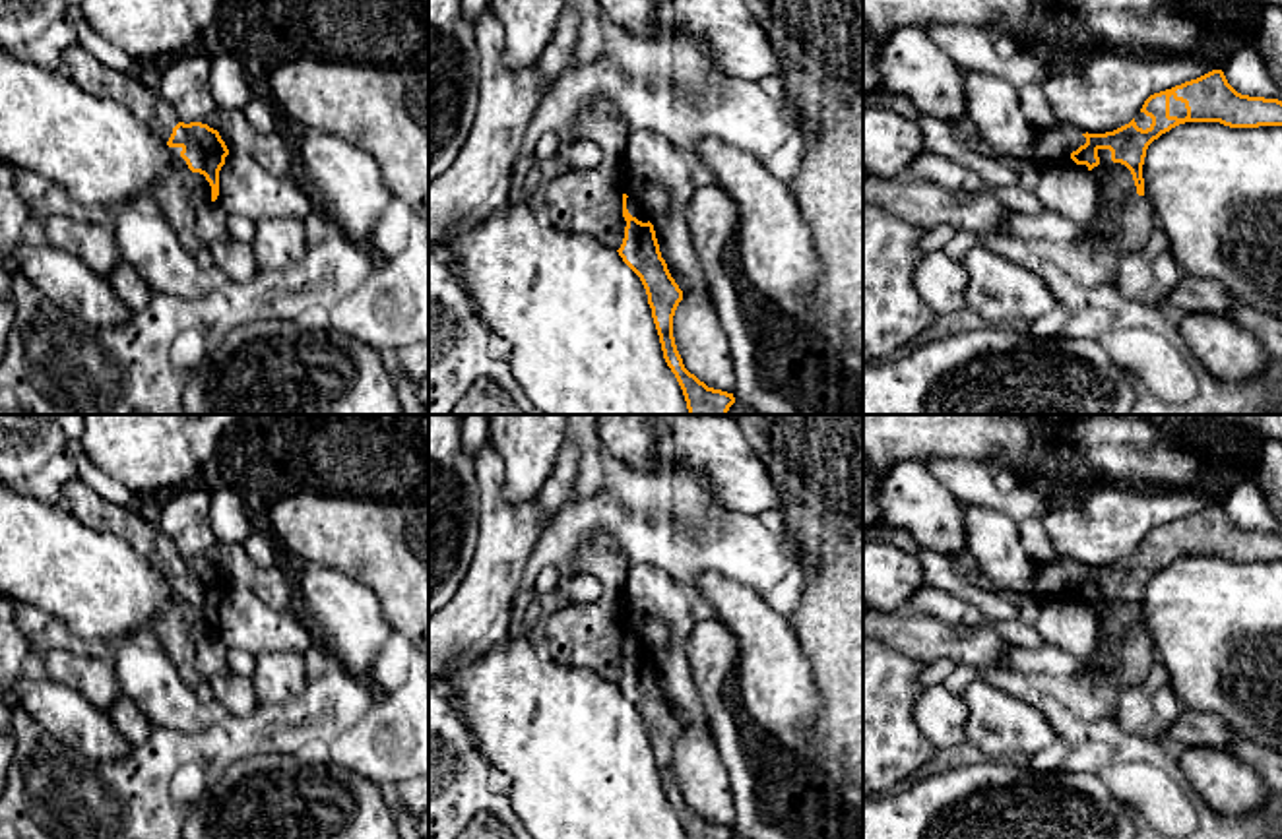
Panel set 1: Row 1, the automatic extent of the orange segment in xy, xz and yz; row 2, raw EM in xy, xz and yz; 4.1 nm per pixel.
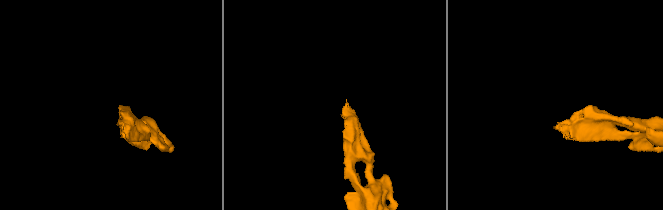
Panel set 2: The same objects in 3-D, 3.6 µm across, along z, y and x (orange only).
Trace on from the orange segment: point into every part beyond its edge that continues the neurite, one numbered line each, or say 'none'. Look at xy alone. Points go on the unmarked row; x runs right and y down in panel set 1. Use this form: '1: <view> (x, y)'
1: xy (181, 626)

